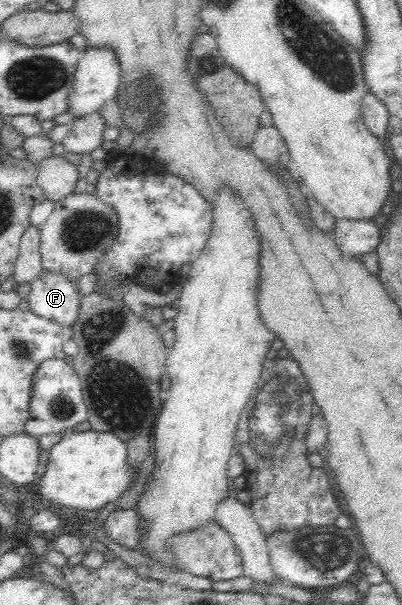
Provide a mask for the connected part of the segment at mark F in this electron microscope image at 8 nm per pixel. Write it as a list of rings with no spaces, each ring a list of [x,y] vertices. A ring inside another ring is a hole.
[[[42,271],[31,283],[31,290],[27,294],[26,301],[30,305],[30,311],[41,318],[56,322],[58,324],[72,327],[78,319],[78,310],[82,298],[78,295],[78,286],[74,279],[52,271]]]

